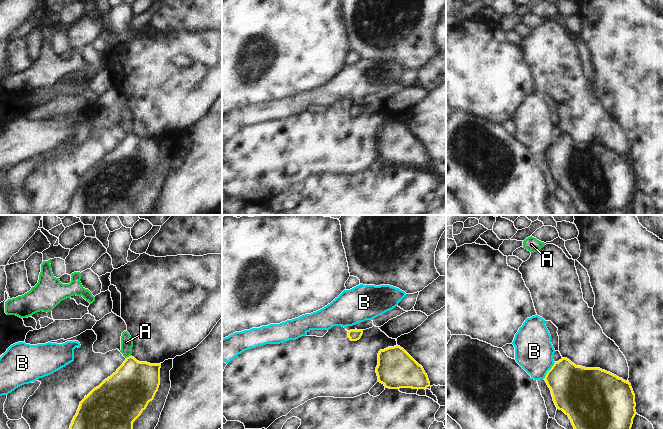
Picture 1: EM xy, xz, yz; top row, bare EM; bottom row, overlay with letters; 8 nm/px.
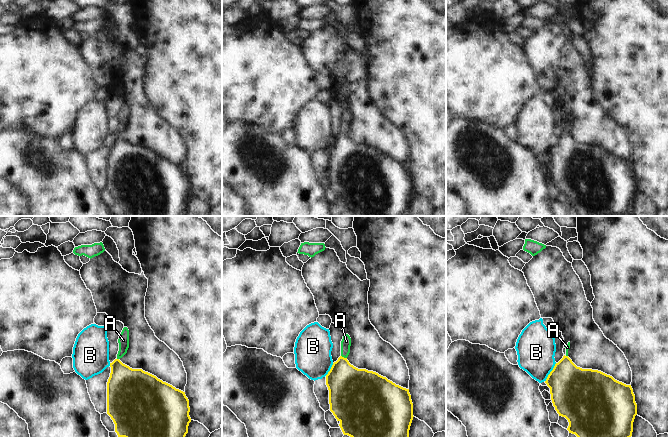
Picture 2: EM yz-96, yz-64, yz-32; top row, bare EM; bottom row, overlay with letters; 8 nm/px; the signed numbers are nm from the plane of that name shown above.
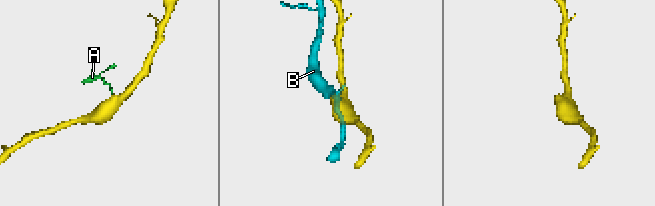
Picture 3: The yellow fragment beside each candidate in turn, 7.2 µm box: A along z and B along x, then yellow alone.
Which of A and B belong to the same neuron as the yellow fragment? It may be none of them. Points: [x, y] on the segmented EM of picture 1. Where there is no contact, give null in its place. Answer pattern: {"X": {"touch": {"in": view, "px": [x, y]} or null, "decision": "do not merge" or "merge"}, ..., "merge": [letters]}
{"A": {"touch": {"in": "xy", "px": [129, 356]}, "decision": "merge"}, "B": {"touch": {"in": "yz", "px": [549, 370]}, "decision": "do not merge"}, "merge": ["A"]}

